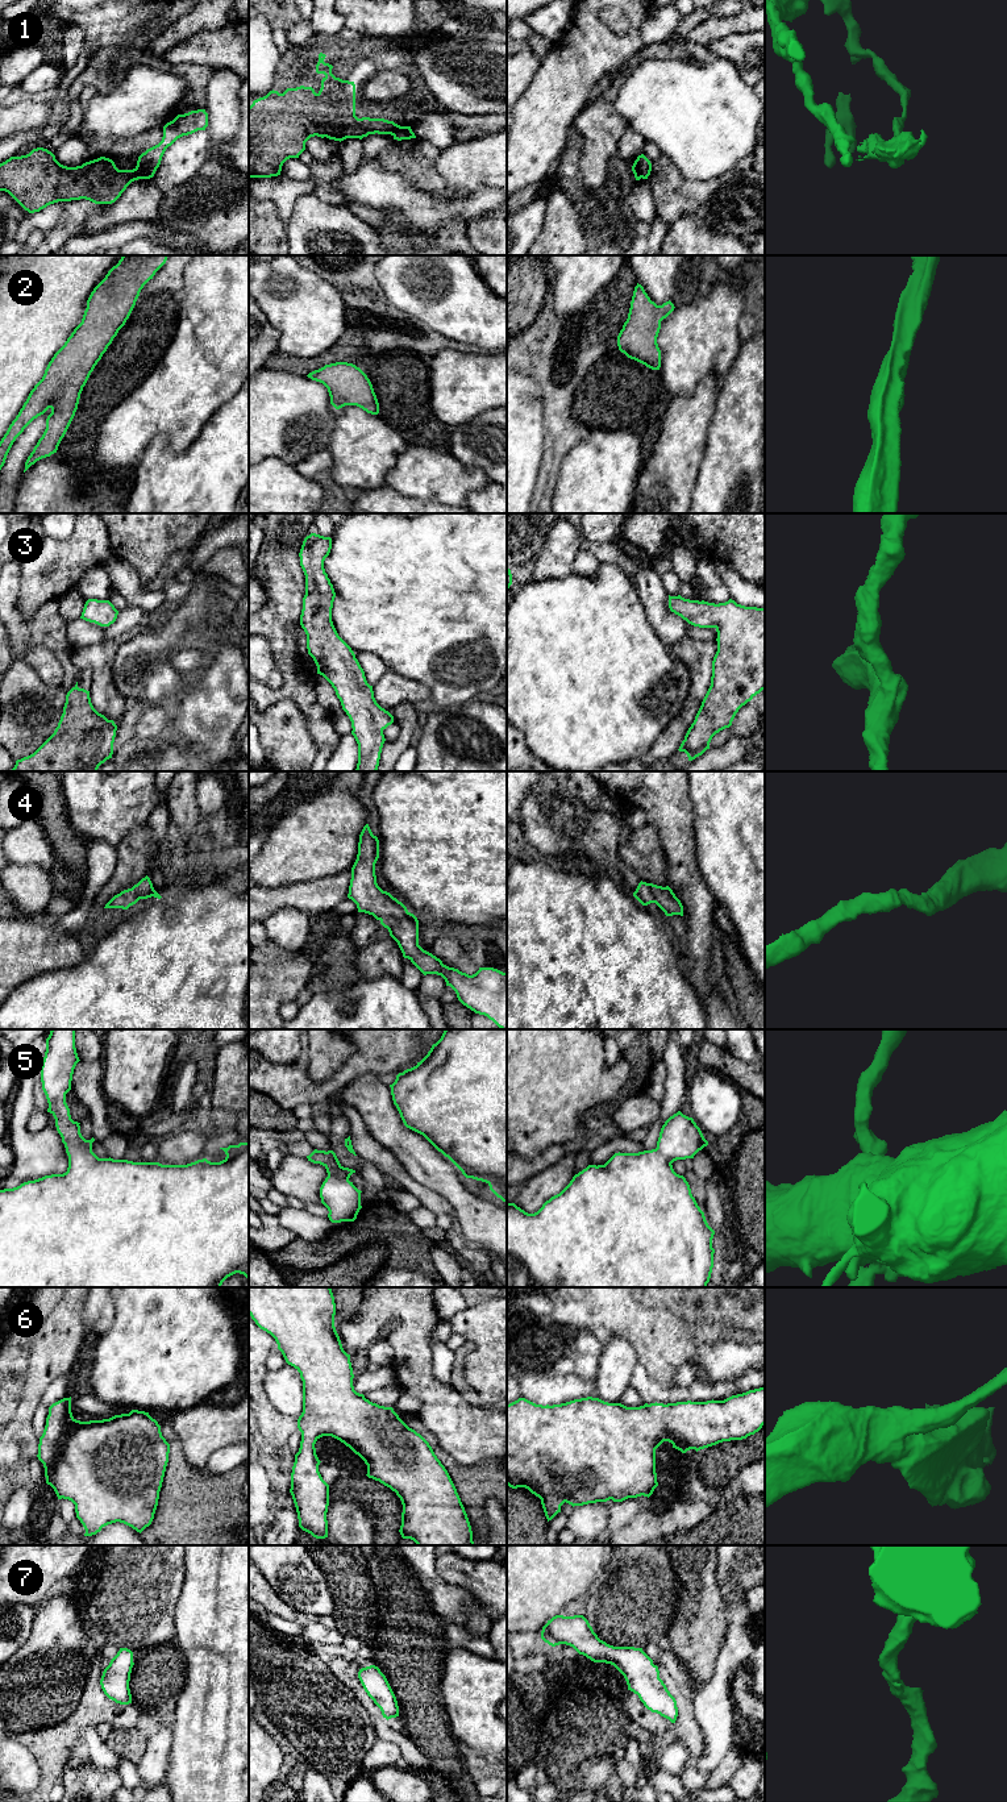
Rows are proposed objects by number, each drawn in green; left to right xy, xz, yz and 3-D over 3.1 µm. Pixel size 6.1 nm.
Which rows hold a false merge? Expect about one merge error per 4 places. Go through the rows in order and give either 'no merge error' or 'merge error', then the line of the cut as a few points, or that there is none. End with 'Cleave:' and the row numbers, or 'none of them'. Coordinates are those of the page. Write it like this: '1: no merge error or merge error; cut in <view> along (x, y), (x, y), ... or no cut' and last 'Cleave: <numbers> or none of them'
1: merge error; cut in xy along (134, 169), (141, 178)
2: no merge error; no cut
3: no merge error; no cut
4: no merge error; no cut
5: no merge error; no cut
6: no merge error; no cut
7: no merge error; no cut
Cleave: 1

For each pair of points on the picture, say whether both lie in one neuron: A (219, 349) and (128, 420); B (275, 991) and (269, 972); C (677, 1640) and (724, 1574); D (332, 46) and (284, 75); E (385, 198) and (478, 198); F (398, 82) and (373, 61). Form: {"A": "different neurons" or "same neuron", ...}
{"A": "same neuron", "B": "same neuron", "C": "different neurons", "D": "same neuron", "E": "same neuron", "F": "different neurons"}

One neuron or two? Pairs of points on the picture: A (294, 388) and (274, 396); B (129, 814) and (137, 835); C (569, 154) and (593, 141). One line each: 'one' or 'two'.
A: one
B: two
C: two

